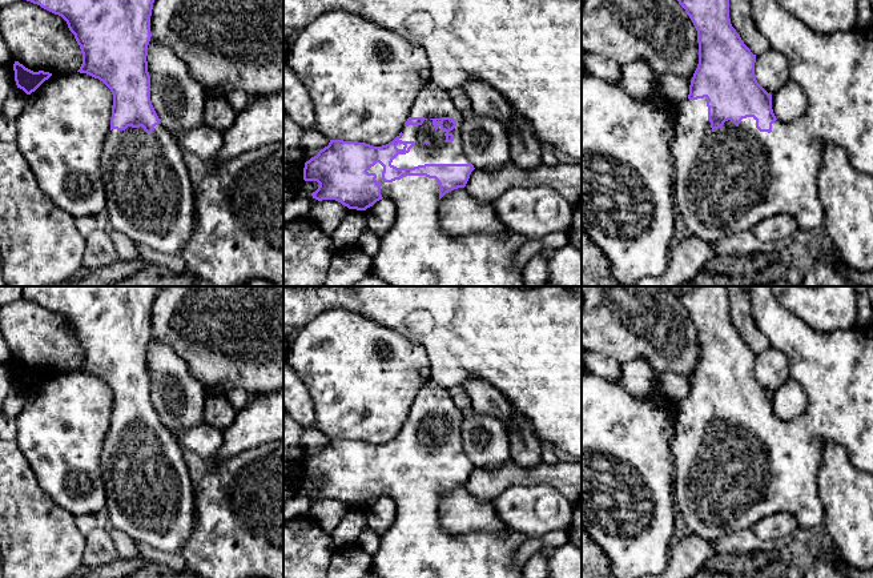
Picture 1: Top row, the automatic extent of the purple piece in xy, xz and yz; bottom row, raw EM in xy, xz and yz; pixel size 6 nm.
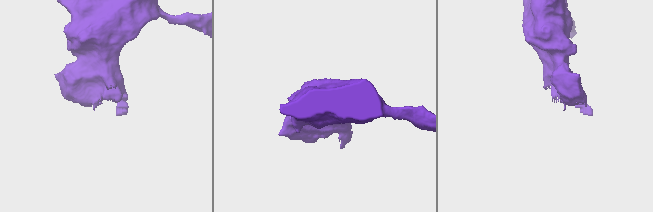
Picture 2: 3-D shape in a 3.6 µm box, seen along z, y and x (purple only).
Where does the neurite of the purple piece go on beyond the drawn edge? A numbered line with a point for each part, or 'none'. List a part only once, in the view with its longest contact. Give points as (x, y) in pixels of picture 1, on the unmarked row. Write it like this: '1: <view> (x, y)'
1: xz (433, 400)

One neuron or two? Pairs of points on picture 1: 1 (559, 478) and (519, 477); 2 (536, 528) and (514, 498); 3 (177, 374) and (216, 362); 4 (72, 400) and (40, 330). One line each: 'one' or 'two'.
1: one
2: one
3: two
4: two

